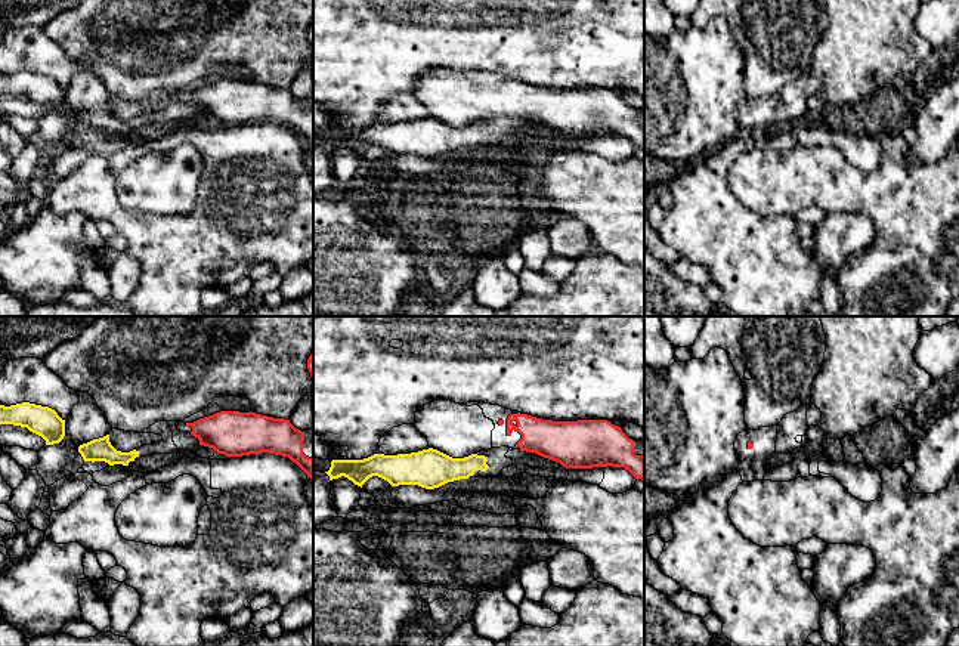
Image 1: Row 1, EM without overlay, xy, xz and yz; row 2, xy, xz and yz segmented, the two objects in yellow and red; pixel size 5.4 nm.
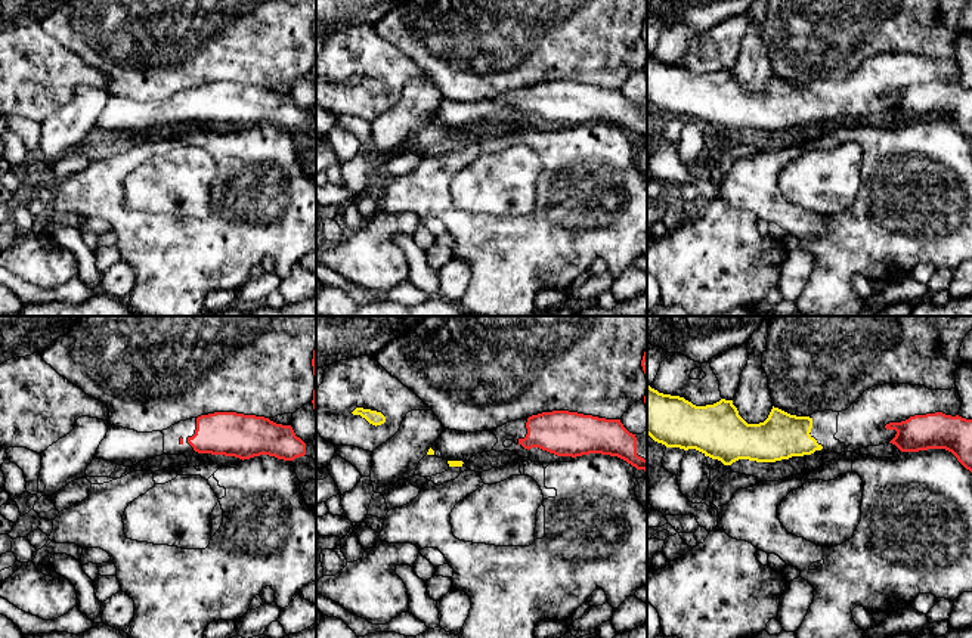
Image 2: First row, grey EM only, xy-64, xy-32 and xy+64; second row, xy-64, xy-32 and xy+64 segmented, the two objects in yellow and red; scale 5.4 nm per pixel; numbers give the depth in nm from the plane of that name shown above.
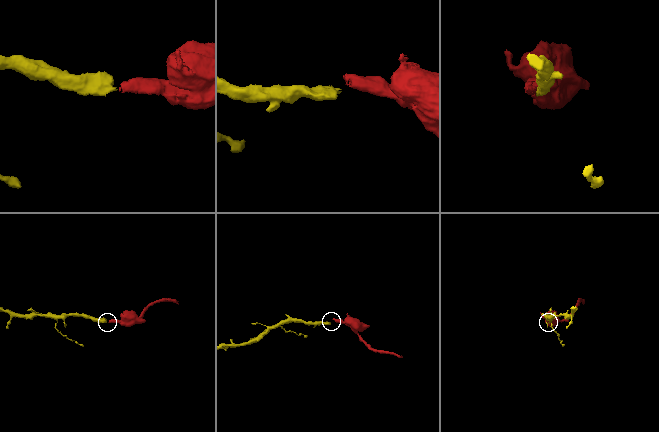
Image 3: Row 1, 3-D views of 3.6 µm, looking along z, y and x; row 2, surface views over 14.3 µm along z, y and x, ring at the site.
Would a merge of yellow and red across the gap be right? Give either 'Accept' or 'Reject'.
Reject

